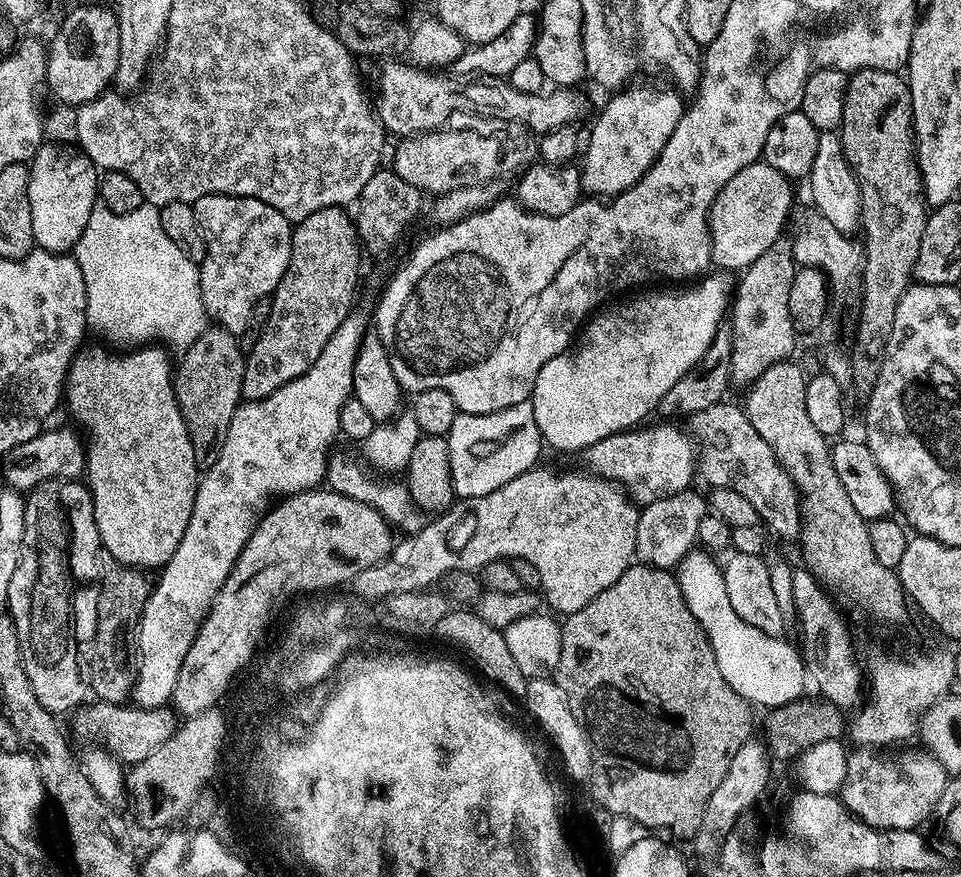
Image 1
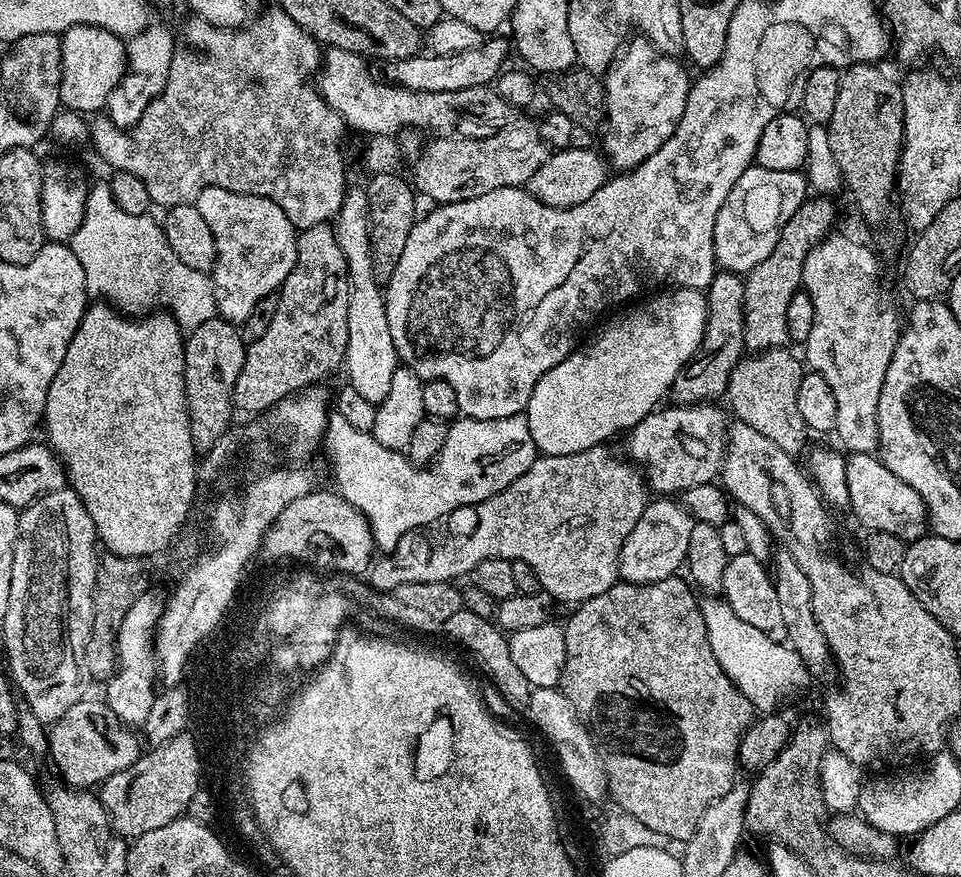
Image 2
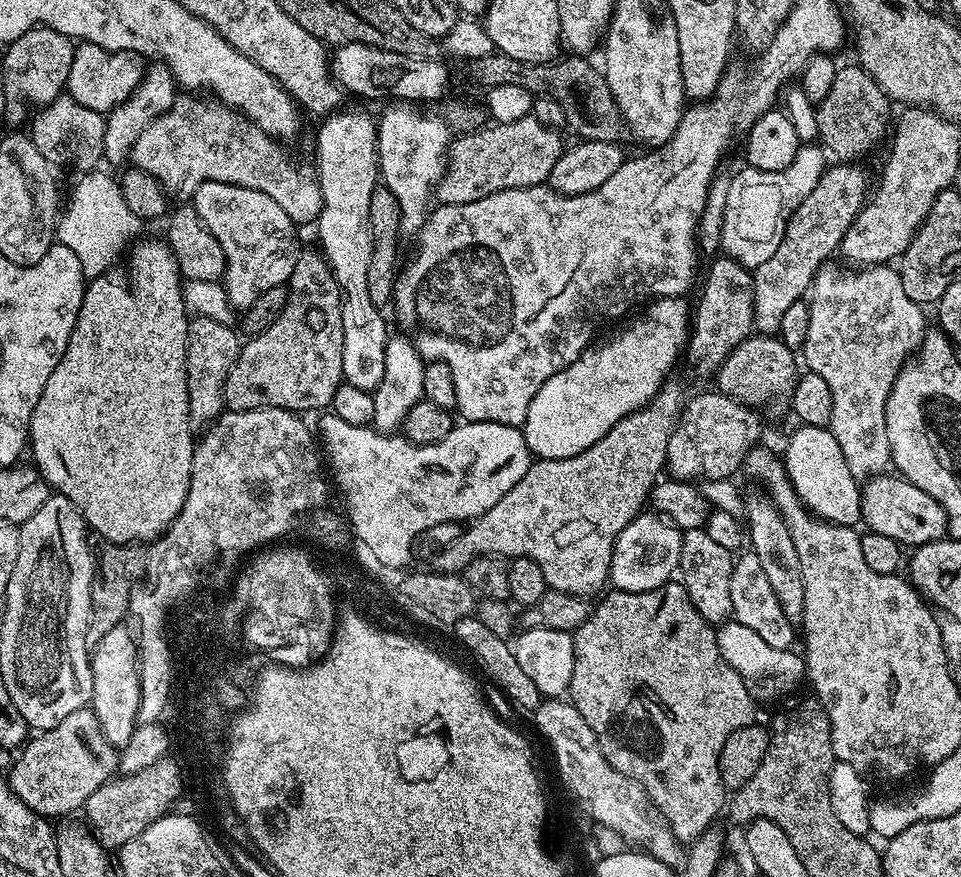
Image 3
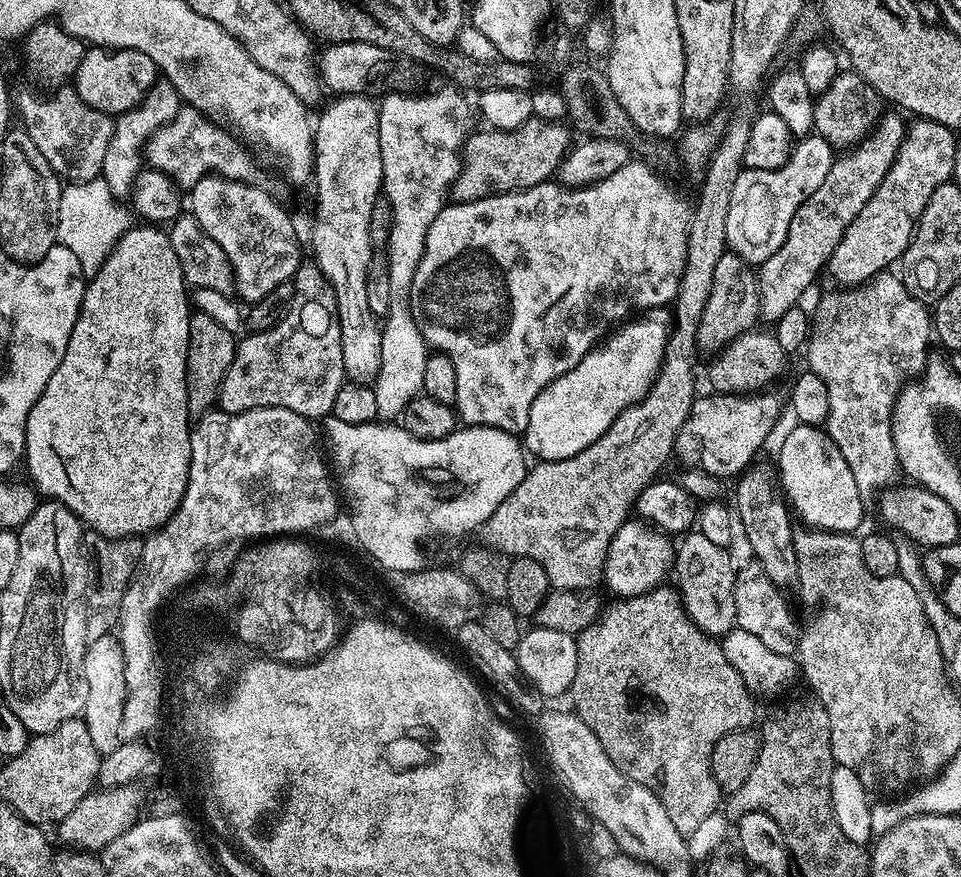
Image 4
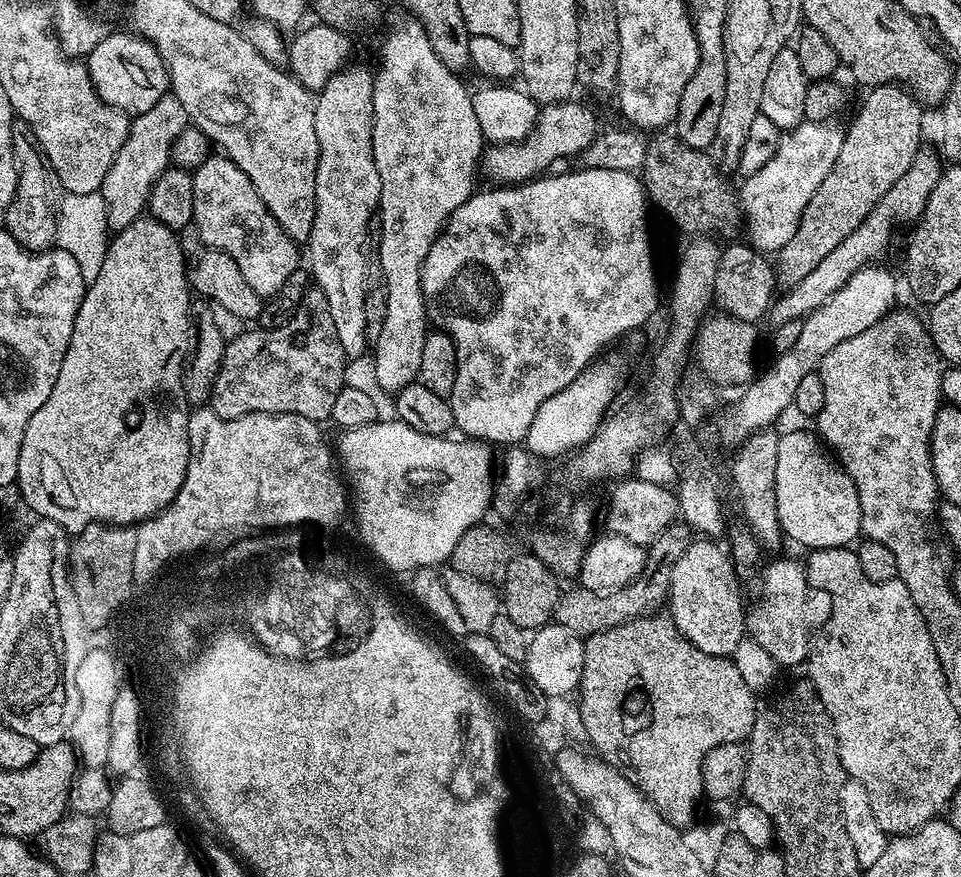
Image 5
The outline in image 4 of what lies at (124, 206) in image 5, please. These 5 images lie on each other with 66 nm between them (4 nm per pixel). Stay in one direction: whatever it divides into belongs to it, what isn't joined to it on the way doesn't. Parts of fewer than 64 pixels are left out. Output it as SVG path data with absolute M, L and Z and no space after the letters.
M160 78L157 79L156 85L145 94L141 104L134 106L129 112L115 117L102 173L102 178L106 182L106 186L110 186L113 196L117 198L131 197L132 185L136 176L142 171L142 165L146 160L145 148L148 145L148 140L160 127L170 123L178 115L181 107L182 101L178 90L174 90L174 86L169 80Z

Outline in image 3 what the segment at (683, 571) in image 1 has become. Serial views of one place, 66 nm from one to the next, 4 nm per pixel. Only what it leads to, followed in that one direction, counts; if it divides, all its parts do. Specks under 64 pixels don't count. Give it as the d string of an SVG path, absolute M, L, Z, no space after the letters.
M735 620L727 621L719 627L717 640L723 657L746 682L752 698L759 703L763 704L794 691L805 679L804 660L798 652L767 645L754 630Z

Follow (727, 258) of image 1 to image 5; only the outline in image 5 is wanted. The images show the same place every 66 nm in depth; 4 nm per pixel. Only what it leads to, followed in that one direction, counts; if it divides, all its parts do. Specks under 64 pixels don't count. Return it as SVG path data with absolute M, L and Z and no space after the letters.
M801 122L796 128L787 129L781 135L774 158L770 158L762 170L747 177L743 181L744 185L739 185L746 240L756 251L779 253L786 242L794 238L794 230L798 230L798 222L810 198L814 198L814 190L822 186L822 178L830 174L838 158L838 150L842 150L844 134L845 129L839 128L836 122Z

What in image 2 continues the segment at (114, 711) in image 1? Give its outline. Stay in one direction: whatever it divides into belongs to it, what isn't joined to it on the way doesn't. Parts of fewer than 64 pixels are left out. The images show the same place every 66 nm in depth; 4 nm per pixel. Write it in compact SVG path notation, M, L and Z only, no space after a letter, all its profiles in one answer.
M85 698L70 706L62 718L51 721L47 729L48 756L60 771L59 779L63 783L88 790L126 770L142 754L141 737L132 732L135 731L122 723L103 699Z

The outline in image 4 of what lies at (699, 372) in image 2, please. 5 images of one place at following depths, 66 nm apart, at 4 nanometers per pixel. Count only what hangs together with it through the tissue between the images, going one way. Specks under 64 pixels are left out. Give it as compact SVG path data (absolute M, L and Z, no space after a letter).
M725 250L722 258L718 258L714 269L714 282L710 285L710 298L706 298L706 310L702 310L702 322L698 322L697 349L719 350L729 341L741 336L743 332L753 331L757 327L756 320L760 319L760 281L757 269L753 265L747 264L738 253Z

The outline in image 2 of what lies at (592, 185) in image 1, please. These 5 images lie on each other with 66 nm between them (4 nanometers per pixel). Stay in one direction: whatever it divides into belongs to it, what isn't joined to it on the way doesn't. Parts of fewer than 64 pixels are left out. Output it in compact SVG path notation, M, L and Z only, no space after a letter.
M647 38L639 39L627 41L626 47L613 60L611 68L602 80L607 104L604 112L606 123L602 128L602 133L604 132L602 152L607 163L616 170L636 168L642 162L646 162L646 158L650 158L650 154L654 154L654 150L658 150L662 142L666 142L666 138L674 134L686 110L686 98L690 87L690 75L688 76L687 70L672 57L675 55L657 48Z

